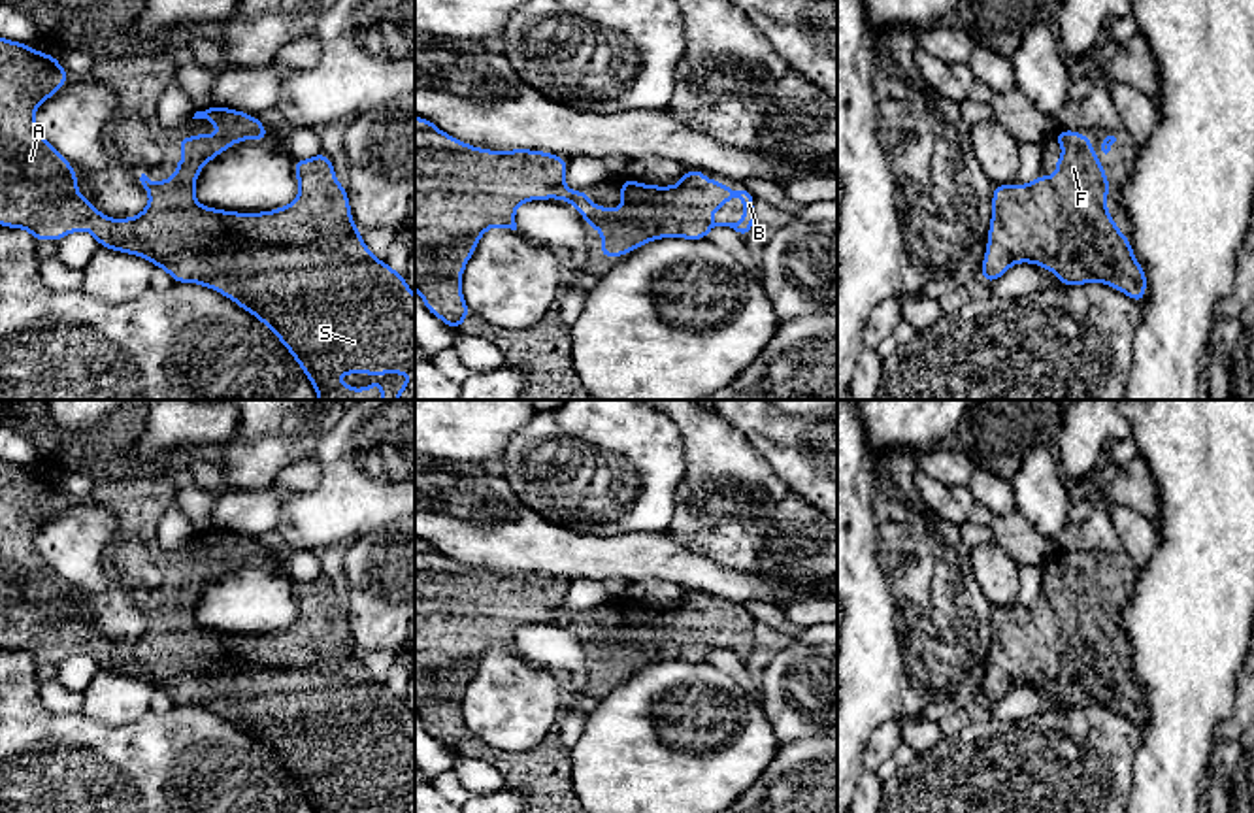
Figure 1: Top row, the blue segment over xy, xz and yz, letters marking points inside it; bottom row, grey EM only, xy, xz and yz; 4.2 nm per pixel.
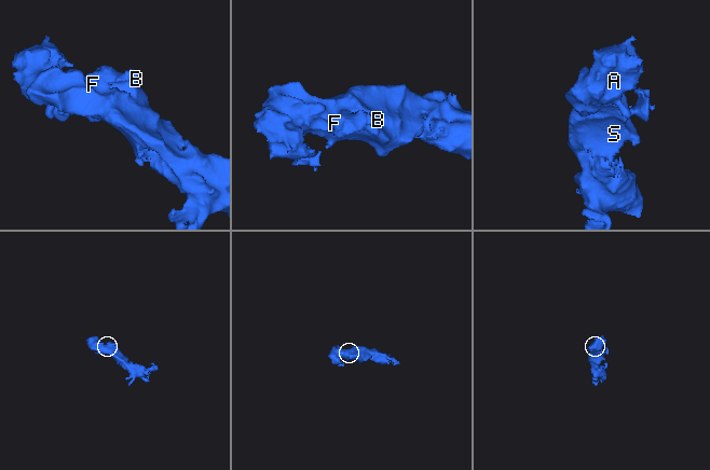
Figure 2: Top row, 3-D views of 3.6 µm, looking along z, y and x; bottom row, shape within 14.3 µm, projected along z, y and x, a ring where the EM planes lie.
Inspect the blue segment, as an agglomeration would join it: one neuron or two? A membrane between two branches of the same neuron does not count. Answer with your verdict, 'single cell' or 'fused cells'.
single cell

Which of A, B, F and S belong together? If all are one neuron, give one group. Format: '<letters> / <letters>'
A B F S

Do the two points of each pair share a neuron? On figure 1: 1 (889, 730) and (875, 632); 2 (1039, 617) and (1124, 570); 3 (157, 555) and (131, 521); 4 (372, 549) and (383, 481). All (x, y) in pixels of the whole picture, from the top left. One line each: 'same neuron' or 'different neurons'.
1: different neurons
2: same neuron
3: same neuron
4: different neurons

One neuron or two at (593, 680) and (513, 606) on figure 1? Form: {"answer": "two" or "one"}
{"answer": "one"}

